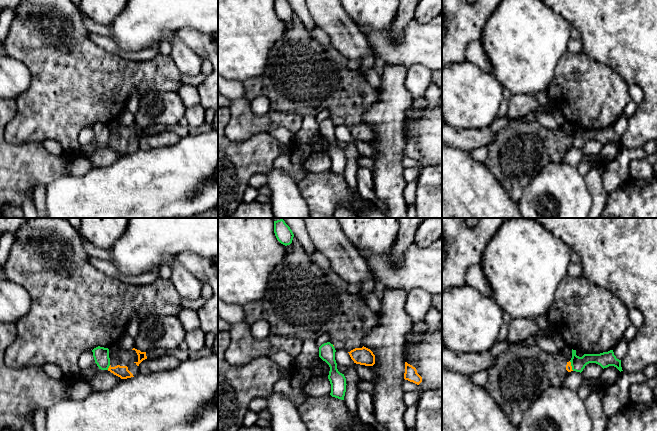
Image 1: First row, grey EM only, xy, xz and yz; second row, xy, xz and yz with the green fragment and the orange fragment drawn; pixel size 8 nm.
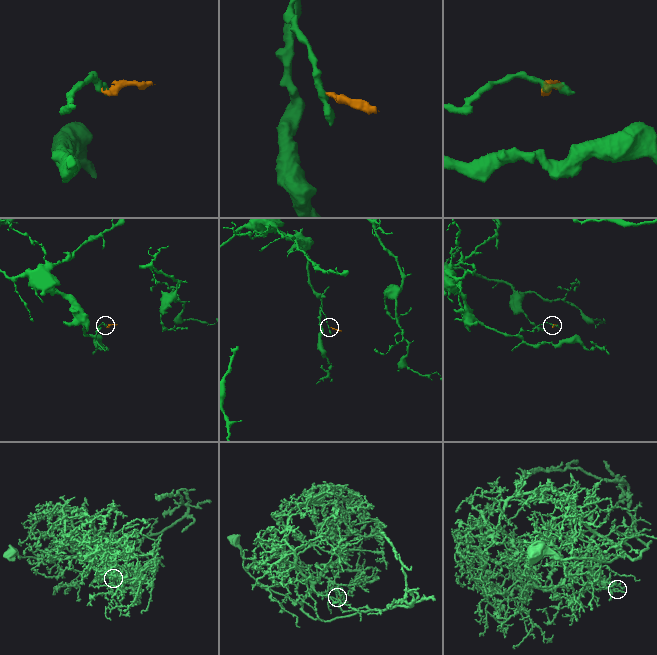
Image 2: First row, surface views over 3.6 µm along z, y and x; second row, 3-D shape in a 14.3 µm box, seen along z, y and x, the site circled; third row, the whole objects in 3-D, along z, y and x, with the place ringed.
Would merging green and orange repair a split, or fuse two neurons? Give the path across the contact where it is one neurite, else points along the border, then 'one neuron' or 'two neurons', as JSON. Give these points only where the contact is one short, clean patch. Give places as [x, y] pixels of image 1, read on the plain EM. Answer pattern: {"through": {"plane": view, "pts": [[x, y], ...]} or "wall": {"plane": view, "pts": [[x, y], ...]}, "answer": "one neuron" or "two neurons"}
{"wall": {"plane": "xy", "pts": [[110, 141], [107, 145]]}, "answer": "two neurons"}

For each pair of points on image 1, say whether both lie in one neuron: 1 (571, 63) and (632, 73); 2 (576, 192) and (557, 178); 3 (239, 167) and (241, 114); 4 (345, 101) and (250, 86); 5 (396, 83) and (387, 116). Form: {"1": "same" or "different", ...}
{"1": "different", "2": "same", "3": "different", "4": "same", "5": "same"}

